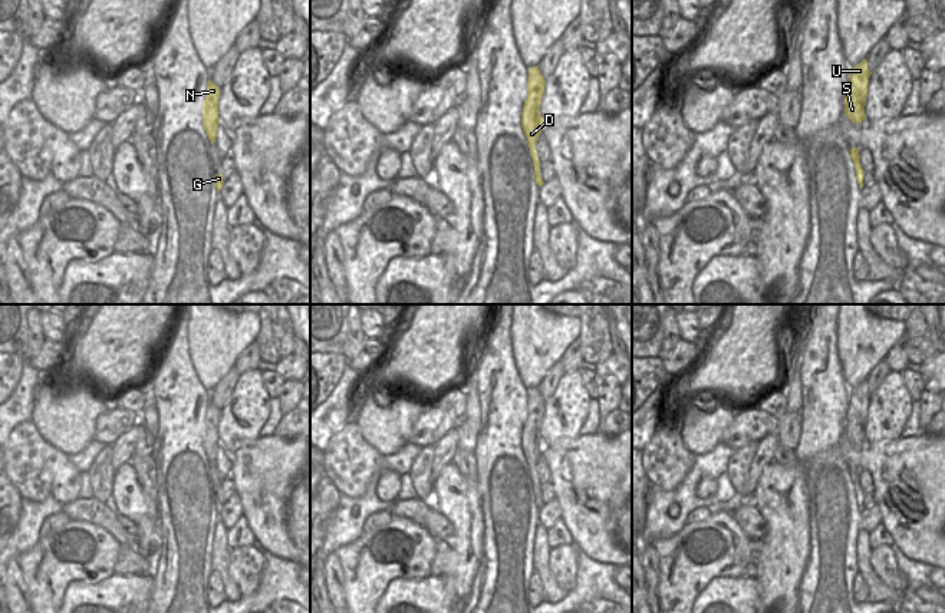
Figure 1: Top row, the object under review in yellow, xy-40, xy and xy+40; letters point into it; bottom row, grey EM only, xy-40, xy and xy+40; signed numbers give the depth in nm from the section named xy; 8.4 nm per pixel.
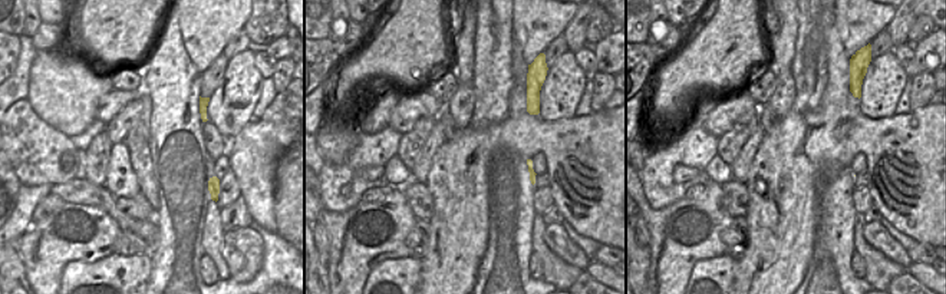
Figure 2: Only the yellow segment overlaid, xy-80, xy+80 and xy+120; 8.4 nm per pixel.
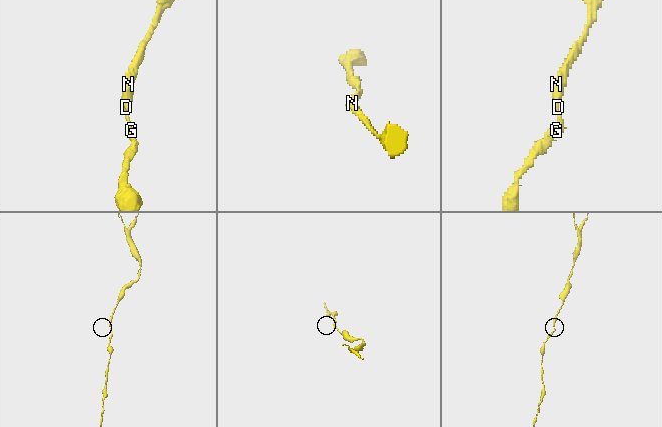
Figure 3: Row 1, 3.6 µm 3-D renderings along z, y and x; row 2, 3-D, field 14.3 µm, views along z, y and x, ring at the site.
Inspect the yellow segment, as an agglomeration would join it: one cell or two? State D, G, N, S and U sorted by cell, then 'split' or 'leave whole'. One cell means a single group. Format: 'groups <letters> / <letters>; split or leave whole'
groups D G N S U; leave whole

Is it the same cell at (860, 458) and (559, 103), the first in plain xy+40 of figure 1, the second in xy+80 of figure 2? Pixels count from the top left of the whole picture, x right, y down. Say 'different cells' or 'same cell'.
different cells

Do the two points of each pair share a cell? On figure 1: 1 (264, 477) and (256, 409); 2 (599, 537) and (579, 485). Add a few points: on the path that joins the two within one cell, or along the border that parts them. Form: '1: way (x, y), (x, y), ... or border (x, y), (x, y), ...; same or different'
1: border (259, 435), (234, 451), (229, 451); different
2: way (592, 524), (590, 513), (583, 506), (583, 498); same

